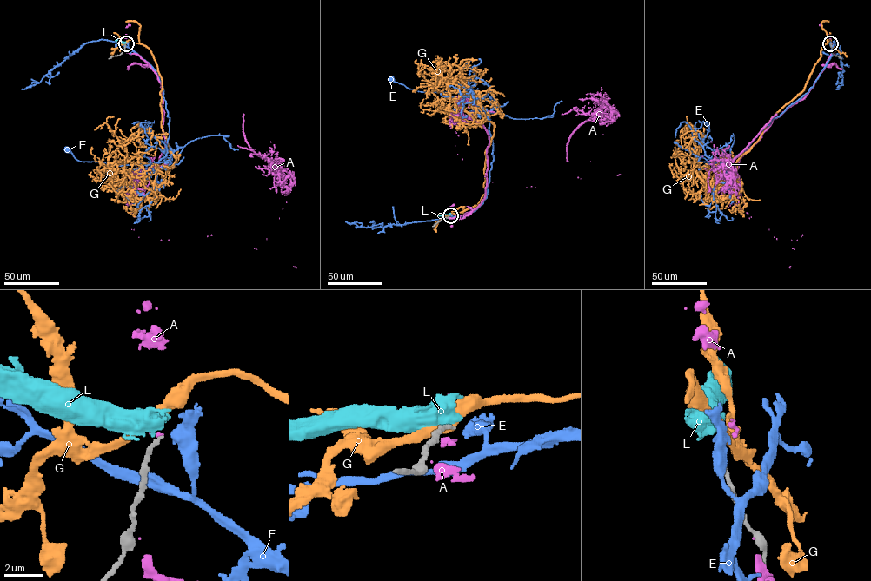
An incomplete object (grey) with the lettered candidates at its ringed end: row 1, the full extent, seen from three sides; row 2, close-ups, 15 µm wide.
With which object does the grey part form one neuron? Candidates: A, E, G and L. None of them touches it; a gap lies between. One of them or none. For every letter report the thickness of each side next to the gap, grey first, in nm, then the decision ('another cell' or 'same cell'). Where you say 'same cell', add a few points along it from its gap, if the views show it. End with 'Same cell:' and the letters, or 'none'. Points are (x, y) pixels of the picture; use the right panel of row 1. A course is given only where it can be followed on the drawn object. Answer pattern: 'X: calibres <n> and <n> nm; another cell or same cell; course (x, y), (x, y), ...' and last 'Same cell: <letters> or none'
A: calibres 190 and 220 nm; another cell
E: calibres 190 and 600 nm; another cell
G: calibres 190 and 340 nm; another cell
L: calibres 190 and 850 nm; another cell
Same cell: none

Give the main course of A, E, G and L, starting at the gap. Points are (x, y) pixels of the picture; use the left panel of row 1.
A: (126, 43), (156, 75), (165, 139), (126, 199), (131, 229), (254, 248), (290, 190), (272, 162), (275, 193)
E: (127, 43), (149, 62), (162, 83), (169, 117), (165, 159), (160, 162), (116, 165), (80, 161), (68, 149)
G: (126, 42), (156, 62), (170, 156), (136, 188), (112, 174), (109, 157), (135, 133), (153, 130), (148, 148)
L: (126, 42), (115, 39)

